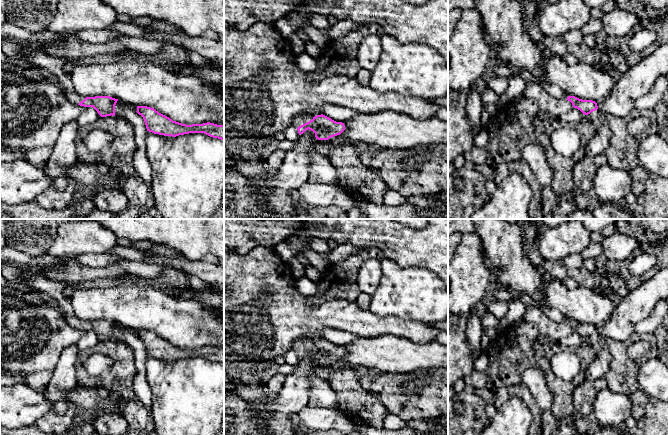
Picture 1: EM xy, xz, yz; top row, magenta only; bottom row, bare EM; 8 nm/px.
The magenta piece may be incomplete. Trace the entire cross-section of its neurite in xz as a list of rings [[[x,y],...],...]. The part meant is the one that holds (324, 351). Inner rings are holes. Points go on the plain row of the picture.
[[[323,338],[315,341],[309,339],[297,340],[293,344],[293,349],[297,352],[299,359],[309,353],[315,357],[318,364],[328,364],[340,359],[345,354],[344,347],[336,346]]]

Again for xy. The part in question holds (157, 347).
[[[137,330],[137,337],[143,341],[147,355],[154,358],[176,361],[189,357],[204,357],[210,361],[224,364],[224,349],[210,346],[186,349],[173,345],[147,330]]]

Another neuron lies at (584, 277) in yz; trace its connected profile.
[[[584,266],[568,269],[568,277],[575,279],[579,286],[594,289],[599,286],[600,276],[596,272],[591,272]]]

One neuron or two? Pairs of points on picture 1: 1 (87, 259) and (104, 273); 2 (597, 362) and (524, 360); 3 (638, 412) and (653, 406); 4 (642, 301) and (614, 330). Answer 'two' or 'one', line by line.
1: two
2: two
3: two
4: one

